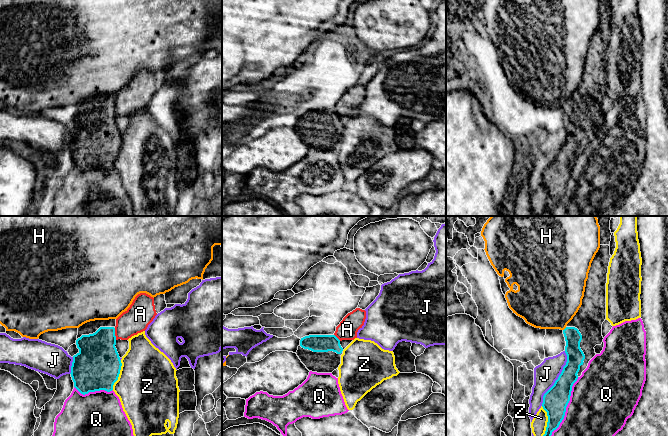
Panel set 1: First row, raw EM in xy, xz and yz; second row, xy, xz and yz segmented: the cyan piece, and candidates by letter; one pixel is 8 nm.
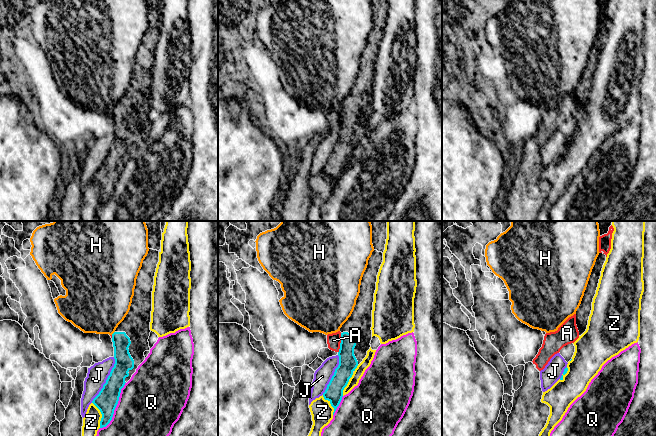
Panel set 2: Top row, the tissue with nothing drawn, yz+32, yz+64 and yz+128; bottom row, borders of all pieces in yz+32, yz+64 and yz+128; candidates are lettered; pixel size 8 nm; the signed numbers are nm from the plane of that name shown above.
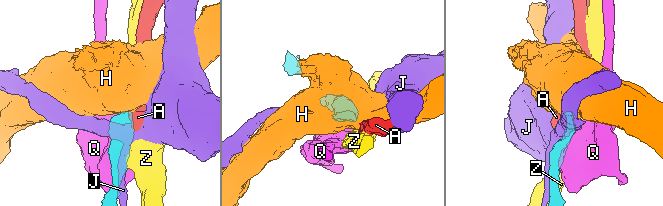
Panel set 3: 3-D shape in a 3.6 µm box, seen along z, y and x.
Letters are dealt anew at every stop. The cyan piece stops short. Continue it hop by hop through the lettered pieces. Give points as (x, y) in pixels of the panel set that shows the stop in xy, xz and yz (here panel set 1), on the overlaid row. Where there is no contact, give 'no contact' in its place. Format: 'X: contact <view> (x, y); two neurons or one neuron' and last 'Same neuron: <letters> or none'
A: contact xy (114, 334); two neurons
H: contact yz (564, 329); two neurons
J: contact yz (558, 378); two neurons
Q: contact yz (566, 406); two neurons
Z: contact xy (118, 375); two neurons
Same neuron: none

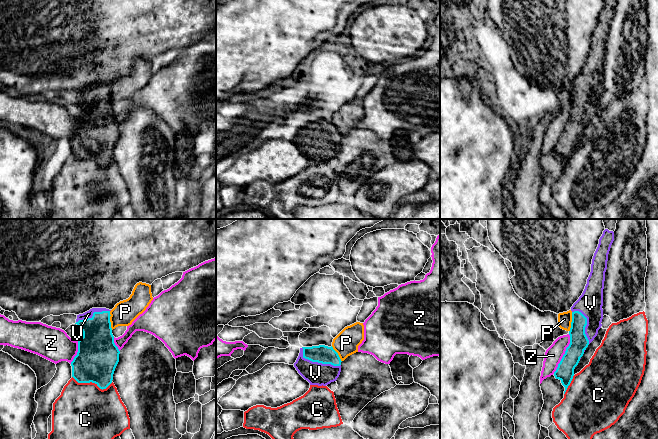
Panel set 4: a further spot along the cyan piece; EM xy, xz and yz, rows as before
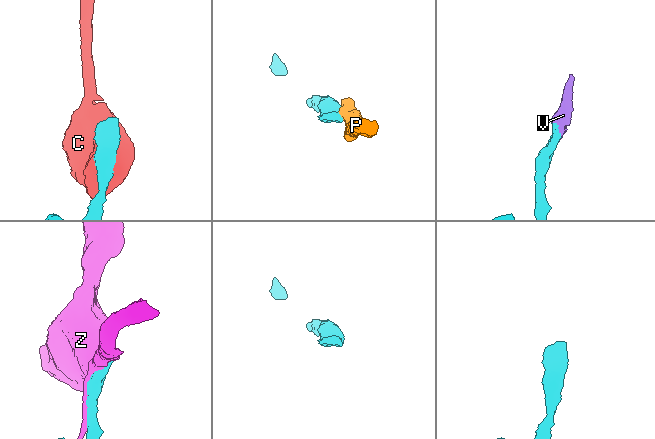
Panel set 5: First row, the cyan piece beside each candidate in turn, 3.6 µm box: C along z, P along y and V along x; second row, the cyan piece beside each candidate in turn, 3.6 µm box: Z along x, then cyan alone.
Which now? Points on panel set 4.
C: contact xy (92, 382); two neurons
P: contact yz (571, 322); two neurons
V: contact xz (317, 361); one neuron
Z: contact yz (564, 354); two neurons
Same neuron: V

